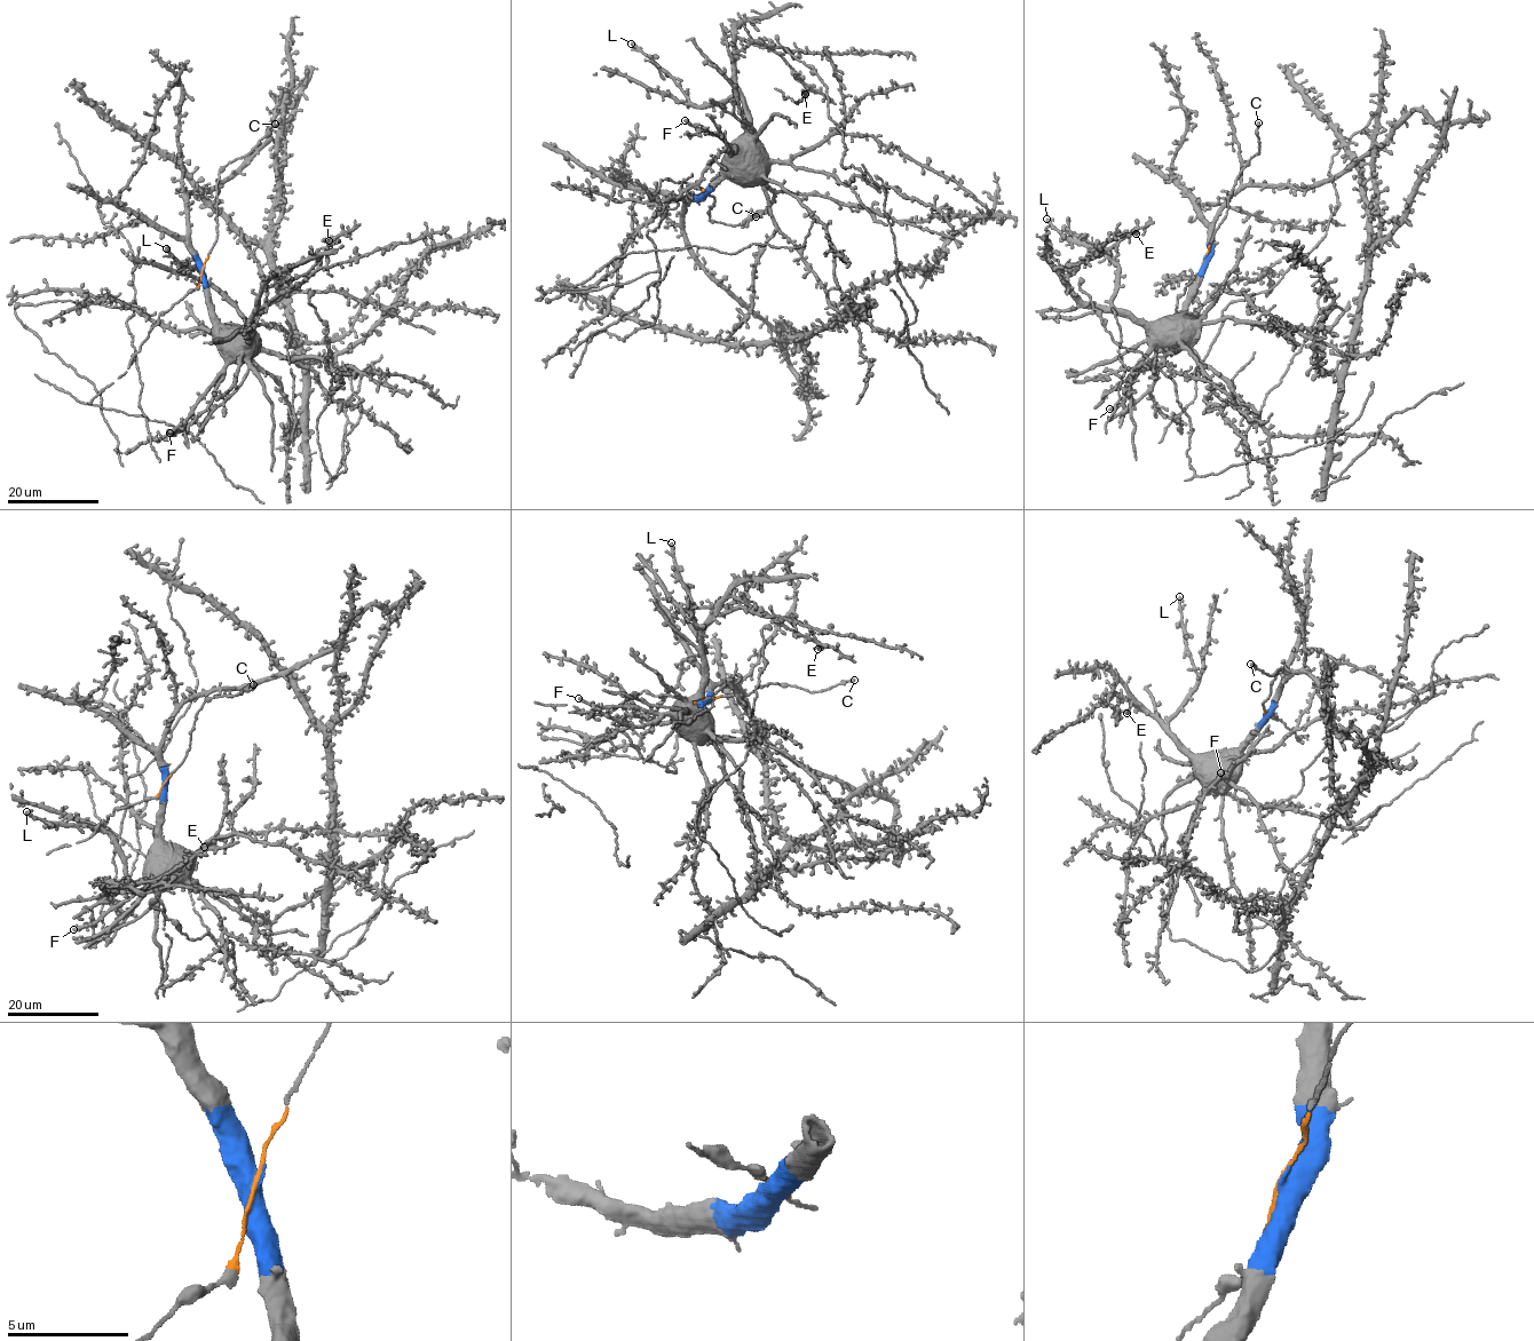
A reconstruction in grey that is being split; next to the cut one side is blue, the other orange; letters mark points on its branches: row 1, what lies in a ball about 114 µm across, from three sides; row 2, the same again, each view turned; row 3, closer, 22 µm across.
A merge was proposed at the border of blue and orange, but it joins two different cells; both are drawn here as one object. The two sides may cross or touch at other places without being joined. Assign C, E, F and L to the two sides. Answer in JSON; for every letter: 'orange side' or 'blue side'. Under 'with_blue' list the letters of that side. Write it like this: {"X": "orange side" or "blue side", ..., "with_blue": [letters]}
{"C": "orange side", "E": "blue side", "F": "blue side", "L": "blue side", "with_blue": ["E", "F", "L"]}

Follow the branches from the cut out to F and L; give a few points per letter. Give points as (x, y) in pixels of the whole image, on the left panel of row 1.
F: (203, 270), (213, 332), (224, 364), (184, 420), (169, 431)
L: (203, 270), (203, 287), (215, 320), (229, 331), (248, 335), (244, 315), (196, 269), (183, 268), (165, 247)

